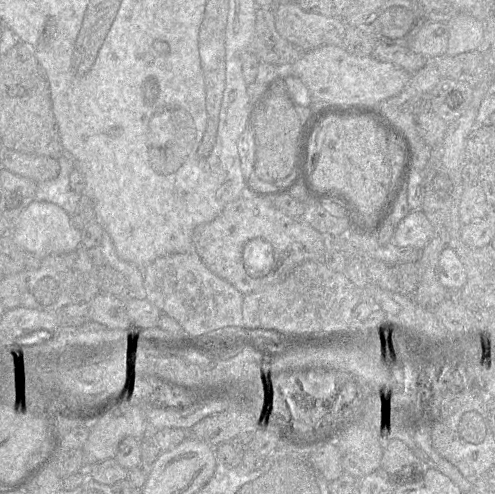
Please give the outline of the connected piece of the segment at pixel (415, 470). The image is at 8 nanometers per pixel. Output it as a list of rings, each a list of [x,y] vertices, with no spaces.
[[[399,439],[385,440],[380,468],[389,476],[408,475],[414,478],[416,474],[425,472],[428,467],[403,441]]]

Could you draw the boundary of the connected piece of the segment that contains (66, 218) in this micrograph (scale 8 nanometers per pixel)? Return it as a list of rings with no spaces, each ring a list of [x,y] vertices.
[[[34,200],[22,211],[10,233],[15,243],[39,259],[53,254],[69,253],[81,247],[81,230],[72,226],[70,215],[60,206]]]

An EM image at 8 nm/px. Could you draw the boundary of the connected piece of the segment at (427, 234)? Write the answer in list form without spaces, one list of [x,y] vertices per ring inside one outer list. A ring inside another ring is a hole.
[[[422,209],[411,211],[396,226],[393,243],[398,248],[422,250],[435,235],[435,230]]]

